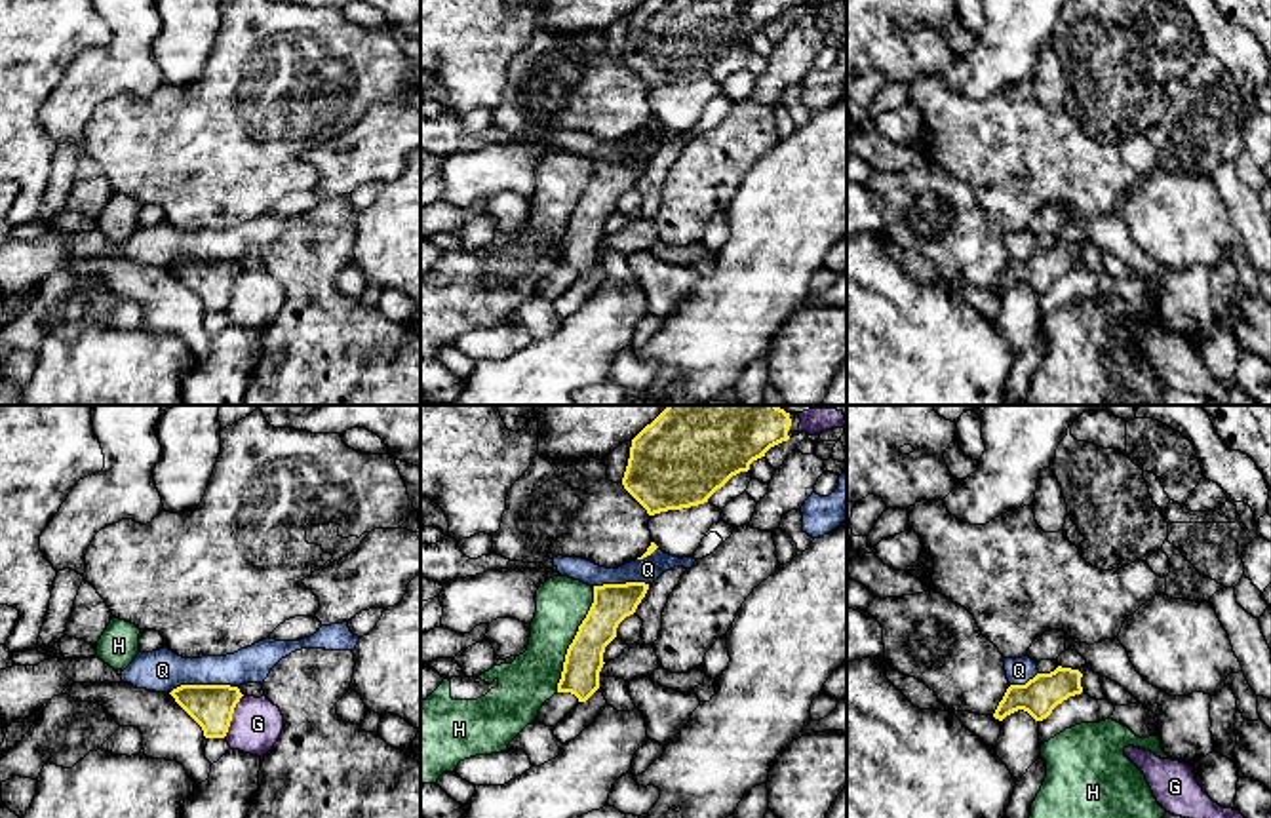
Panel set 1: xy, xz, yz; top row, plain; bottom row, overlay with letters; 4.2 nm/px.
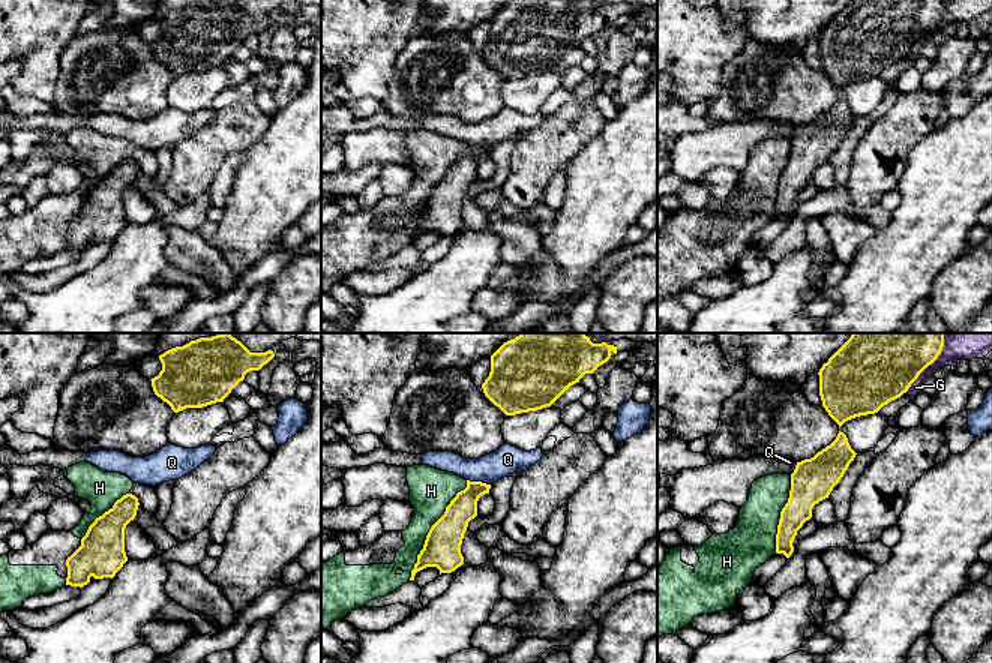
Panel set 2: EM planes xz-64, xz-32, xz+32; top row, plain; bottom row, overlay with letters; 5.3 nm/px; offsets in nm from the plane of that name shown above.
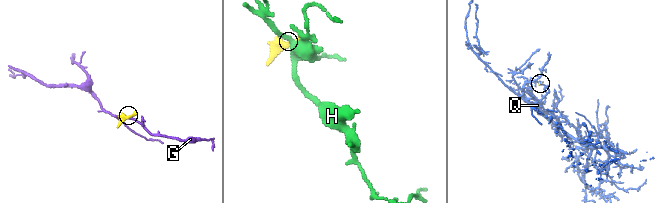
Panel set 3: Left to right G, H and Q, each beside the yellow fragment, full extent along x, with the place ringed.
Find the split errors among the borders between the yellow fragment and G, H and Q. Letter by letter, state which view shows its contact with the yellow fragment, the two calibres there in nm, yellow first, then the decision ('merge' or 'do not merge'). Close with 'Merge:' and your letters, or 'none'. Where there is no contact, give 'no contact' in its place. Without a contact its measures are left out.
G: xy | 190/220 nm | do not merge
H: xz | 160/220 nm | do not merge
Q: xy | 190/180 nm | do not merge
Merge: none

